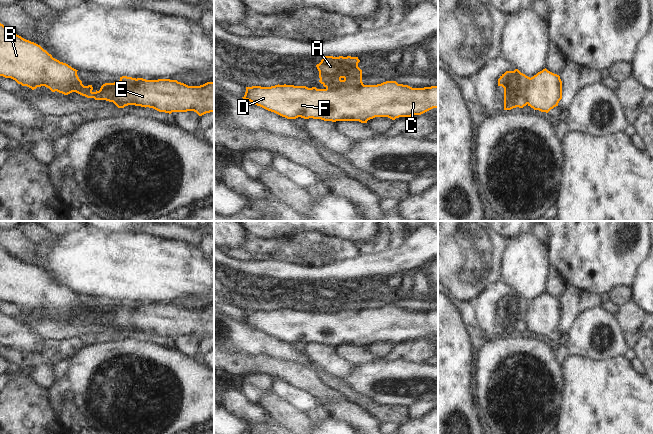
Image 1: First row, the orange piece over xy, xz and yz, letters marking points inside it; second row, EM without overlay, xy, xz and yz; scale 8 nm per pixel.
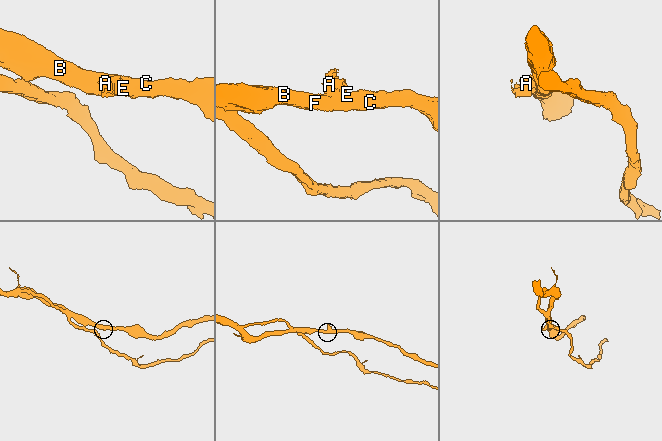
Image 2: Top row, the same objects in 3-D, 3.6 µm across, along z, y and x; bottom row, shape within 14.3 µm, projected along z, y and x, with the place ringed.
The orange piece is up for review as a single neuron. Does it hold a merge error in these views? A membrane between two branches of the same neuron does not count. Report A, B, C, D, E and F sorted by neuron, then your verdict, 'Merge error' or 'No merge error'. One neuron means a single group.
Groups: A / B C D E F. Merge error.

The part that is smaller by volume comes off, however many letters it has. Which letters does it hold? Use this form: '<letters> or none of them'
A.

